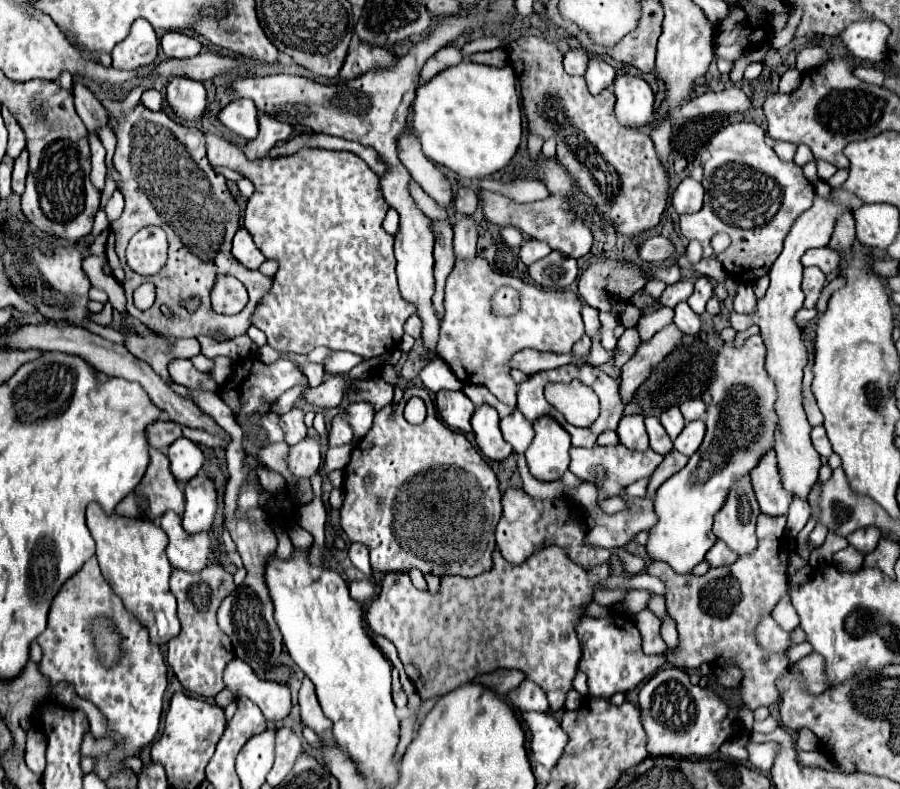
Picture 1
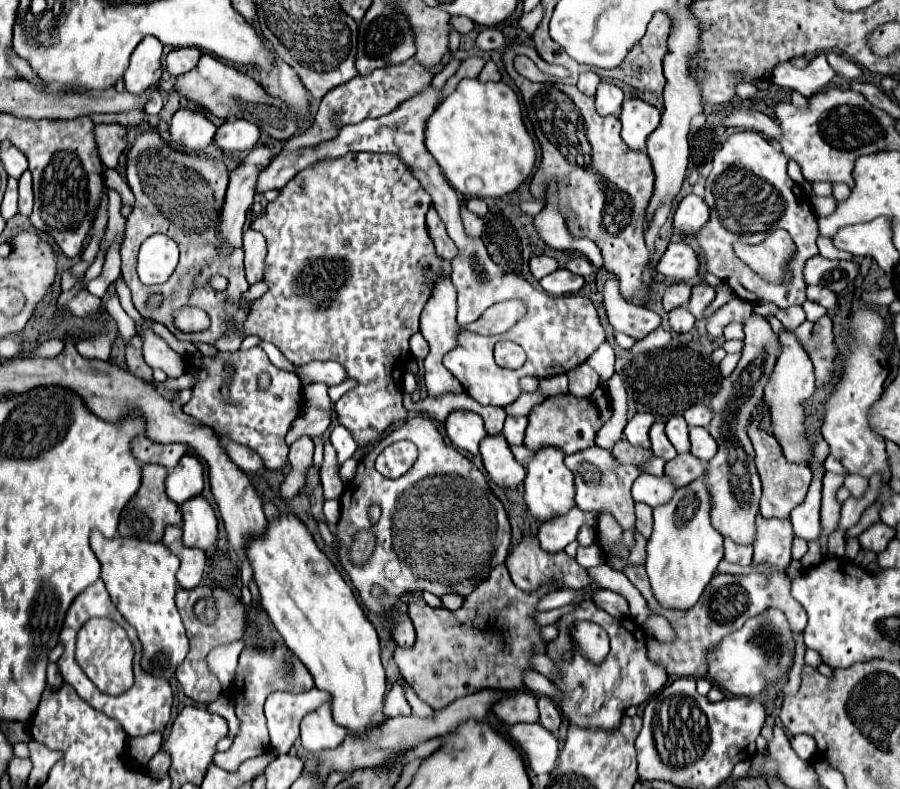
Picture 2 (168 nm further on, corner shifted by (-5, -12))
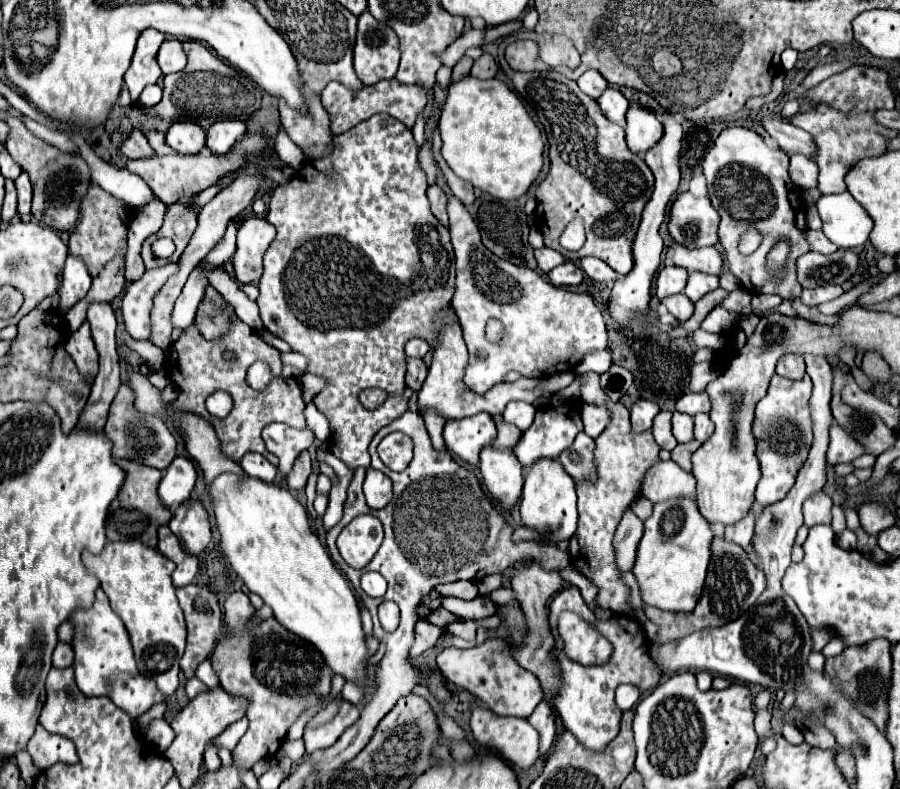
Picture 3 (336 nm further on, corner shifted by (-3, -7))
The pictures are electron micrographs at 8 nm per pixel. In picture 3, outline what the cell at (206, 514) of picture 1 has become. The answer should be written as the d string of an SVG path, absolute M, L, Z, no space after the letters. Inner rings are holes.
M199 501L183 503L169 521L169 529L179 537L181 545L191 555L199 555L211 541L209 513Z

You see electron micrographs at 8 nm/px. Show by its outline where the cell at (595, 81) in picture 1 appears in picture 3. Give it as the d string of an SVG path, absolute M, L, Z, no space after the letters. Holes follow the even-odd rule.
M607 87L603 91L603 95L597 99L597 103L609 121L613 121L621 127L625 125L625 111L629 107L629 101L625 99L625 95L617 87Z

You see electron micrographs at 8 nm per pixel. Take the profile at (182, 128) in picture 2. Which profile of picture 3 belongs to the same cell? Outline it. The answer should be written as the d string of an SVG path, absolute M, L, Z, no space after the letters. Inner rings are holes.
M175 121L167 131L167 145L181 155L197 155L205 147L205 131L191 121Z

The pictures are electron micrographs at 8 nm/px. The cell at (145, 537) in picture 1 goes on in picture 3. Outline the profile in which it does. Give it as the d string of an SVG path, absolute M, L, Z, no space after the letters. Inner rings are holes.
M133 539L107 543L97 555L83 551L83 563L97 575L111 601L111 609L125 623L141 675L153 677L163 695L173 695L179 687L179 659L185 651L187 637L183 611L171 583L175 563L157 549L145 547Z

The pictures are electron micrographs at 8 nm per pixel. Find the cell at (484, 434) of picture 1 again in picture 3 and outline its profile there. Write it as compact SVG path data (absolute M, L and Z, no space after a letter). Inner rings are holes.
M493 443L481 451L481 477L489 493L503 505L511 507L521 497L523 467L513 451L501 451Z

